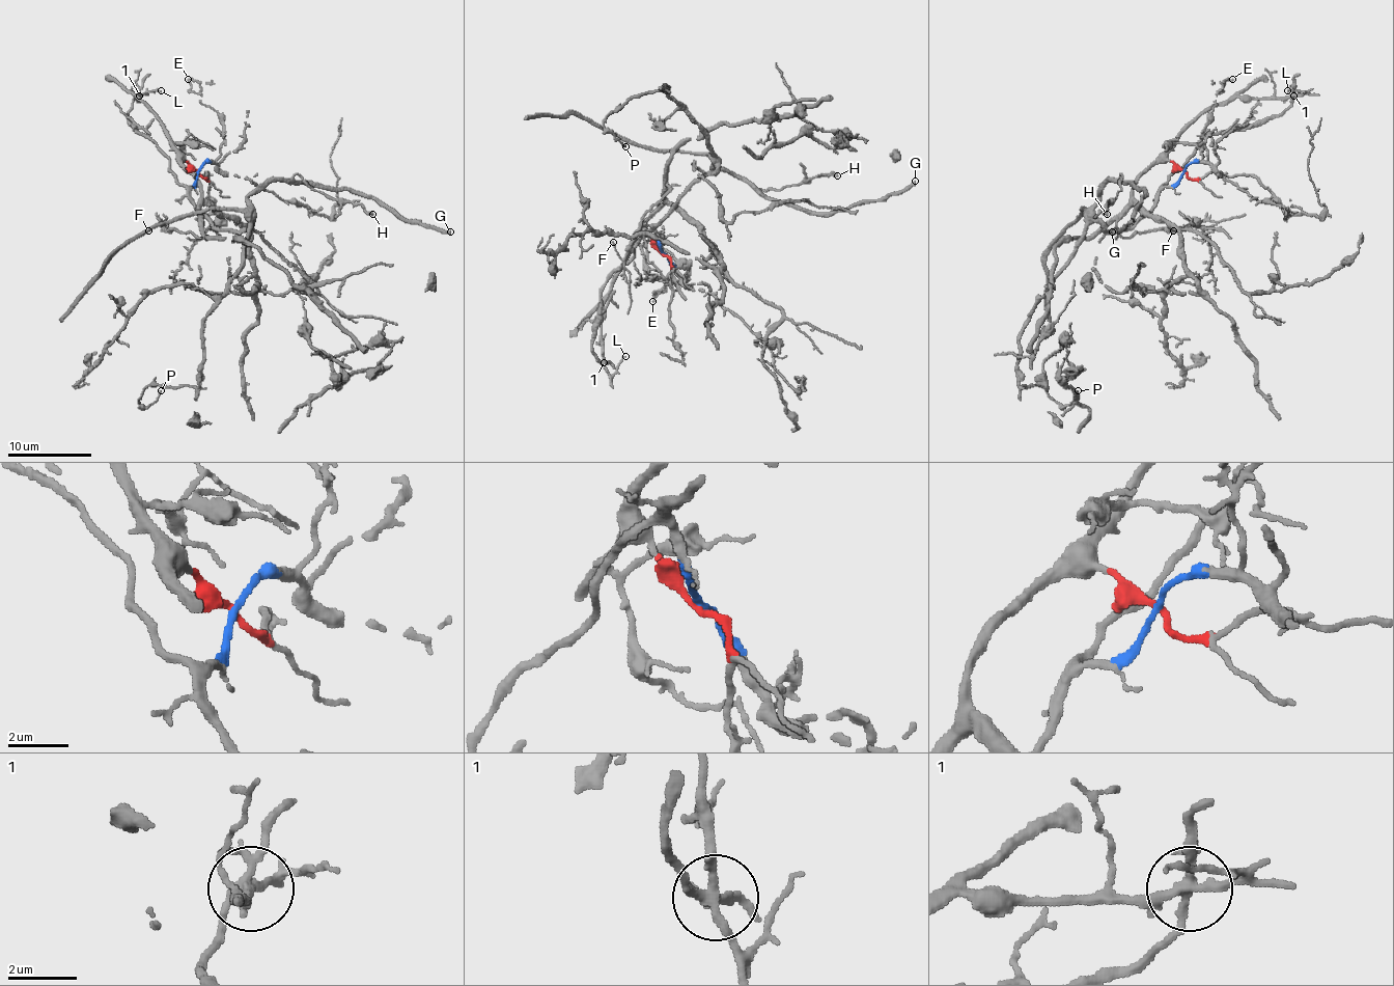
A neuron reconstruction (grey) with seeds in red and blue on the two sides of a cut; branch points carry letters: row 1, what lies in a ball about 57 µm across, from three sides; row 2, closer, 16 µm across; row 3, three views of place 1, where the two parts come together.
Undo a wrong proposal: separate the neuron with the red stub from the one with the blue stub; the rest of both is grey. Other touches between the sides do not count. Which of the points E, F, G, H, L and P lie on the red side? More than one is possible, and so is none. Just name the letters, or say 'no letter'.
F, L

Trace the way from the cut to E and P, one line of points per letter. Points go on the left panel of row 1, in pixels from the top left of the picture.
E: (198, 170), (204, 162), (217, 158), (223, 141), (223, 122), (215, 110), (200, 102), (200, 96), (188, 79)
P: (198, 170), (190, 195), (215, 227), (252, 225), (204, 321), (200, 382), (139, 403), (160, 390)

